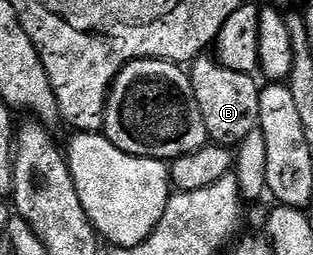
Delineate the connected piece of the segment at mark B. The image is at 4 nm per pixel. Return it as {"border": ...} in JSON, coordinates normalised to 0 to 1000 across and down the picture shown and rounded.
{"border":[[[633,227],[610,251],[610,388],[629,408],[661,494],[671,553],[693,573],[767,569],[827,502],[827,369],[834,345],[792,282],[725,275],[690,231]]]}

